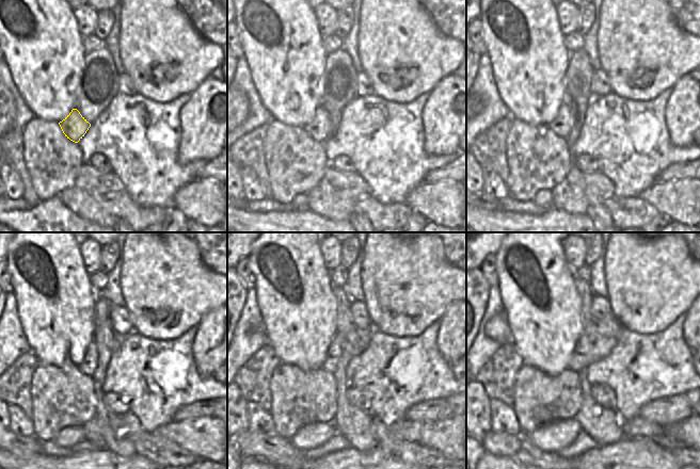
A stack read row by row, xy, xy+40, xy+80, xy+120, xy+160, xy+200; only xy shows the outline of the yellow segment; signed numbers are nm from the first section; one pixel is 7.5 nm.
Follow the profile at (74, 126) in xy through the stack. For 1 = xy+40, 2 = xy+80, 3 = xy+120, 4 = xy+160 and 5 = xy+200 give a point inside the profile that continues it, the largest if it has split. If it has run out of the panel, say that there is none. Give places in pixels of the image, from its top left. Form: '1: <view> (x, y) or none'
1: xy+40 (320, 127)
2: xy+80 (562, 125)
3: xy+120 (89, 365)
4: xy+160 (356, 340)
5: xy+200 (595, 342)

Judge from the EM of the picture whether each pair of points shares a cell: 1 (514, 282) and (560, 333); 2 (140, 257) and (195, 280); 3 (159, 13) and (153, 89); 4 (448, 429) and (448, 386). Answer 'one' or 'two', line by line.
1: one
2: one
3: one
4: two

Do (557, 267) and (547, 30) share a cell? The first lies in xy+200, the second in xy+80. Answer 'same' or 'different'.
same

